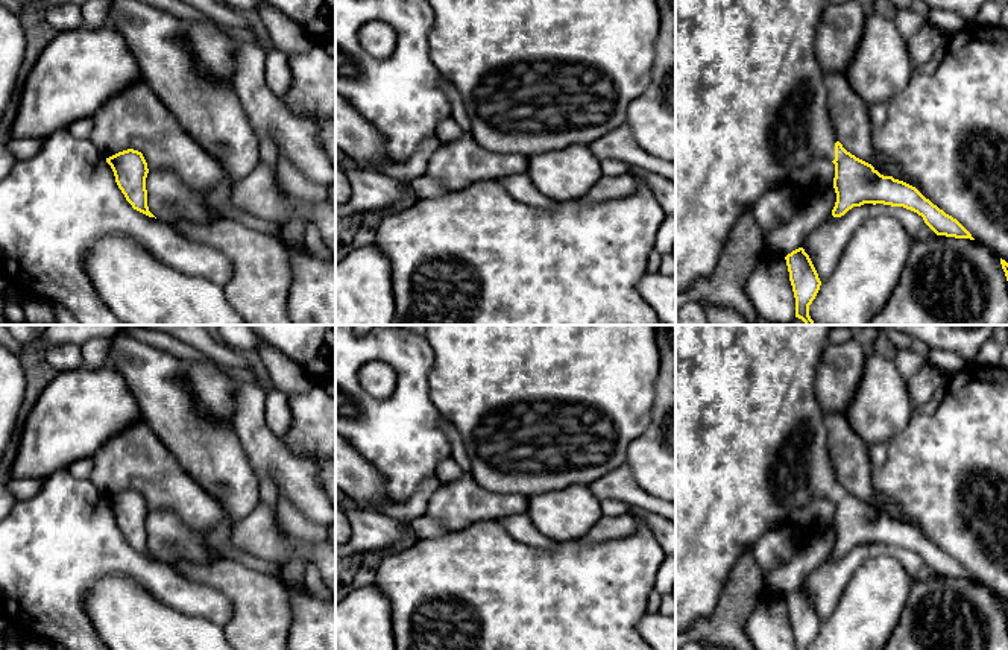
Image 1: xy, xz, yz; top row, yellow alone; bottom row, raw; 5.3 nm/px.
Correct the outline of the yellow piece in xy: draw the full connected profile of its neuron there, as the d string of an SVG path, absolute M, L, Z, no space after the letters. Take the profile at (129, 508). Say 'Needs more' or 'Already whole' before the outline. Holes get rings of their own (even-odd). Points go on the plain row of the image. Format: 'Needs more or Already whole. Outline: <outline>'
Already whole. Outline: M128 489L106 498L106 503L111 506L115 522L132 548L155 557L147 547L146 518L149 509L143 494Z

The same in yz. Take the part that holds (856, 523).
Needs more. Outline: M676 325L676 633L718 604L726 579L738 557L776 524L791 522L792 512L814 497L835 504L833 557L853 547L884 544L903 547L923 557L937 574L970 579L972 574L915 527L880 515L847 492L836 480L827 453L824 410L815 395L815 375L832 325Z

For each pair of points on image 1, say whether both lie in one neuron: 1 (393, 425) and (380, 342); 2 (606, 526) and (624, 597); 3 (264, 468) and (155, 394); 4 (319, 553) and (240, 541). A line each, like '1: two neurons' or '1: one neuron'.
1: one neuron
2: two neurons
3: two neurons
4: one neuron

